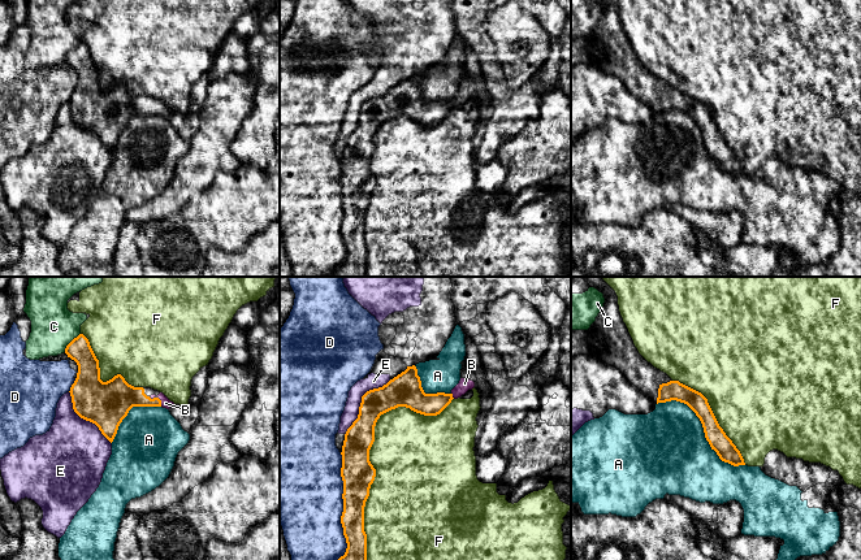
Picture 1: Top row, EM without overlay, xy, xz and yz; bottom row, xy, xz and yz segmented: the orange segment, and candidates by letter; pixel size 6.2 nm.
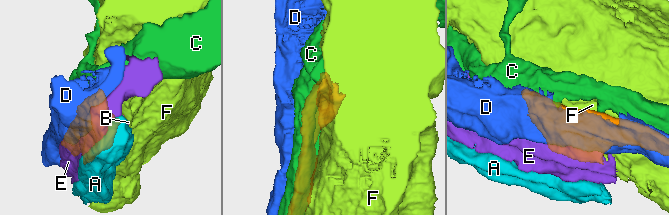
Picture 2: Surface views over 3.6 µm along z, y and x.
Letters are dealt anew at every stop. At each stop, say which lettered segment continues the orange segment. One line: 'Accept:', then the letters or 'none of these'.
Accept: B

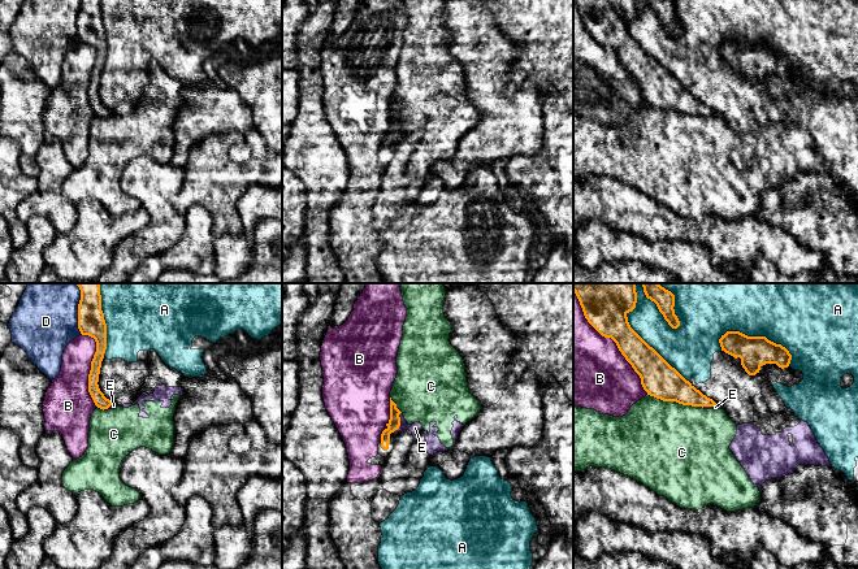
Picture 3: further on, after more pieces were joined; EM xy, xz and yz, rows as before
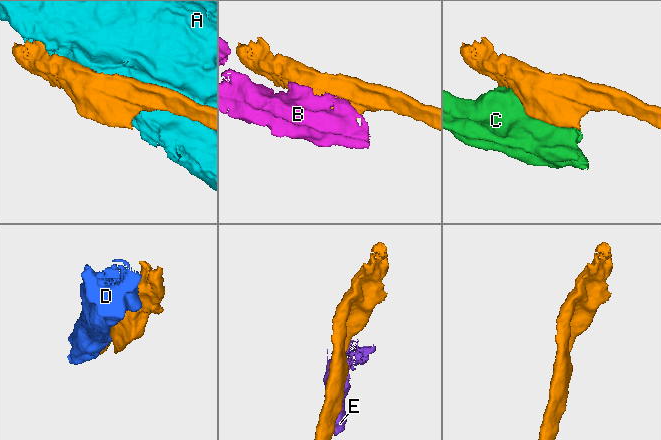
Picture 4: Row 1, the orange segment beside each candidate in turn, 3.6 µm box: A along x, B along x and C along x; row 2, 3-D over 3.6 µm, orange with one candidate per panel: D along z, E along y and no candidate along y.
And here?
Accept: none of these

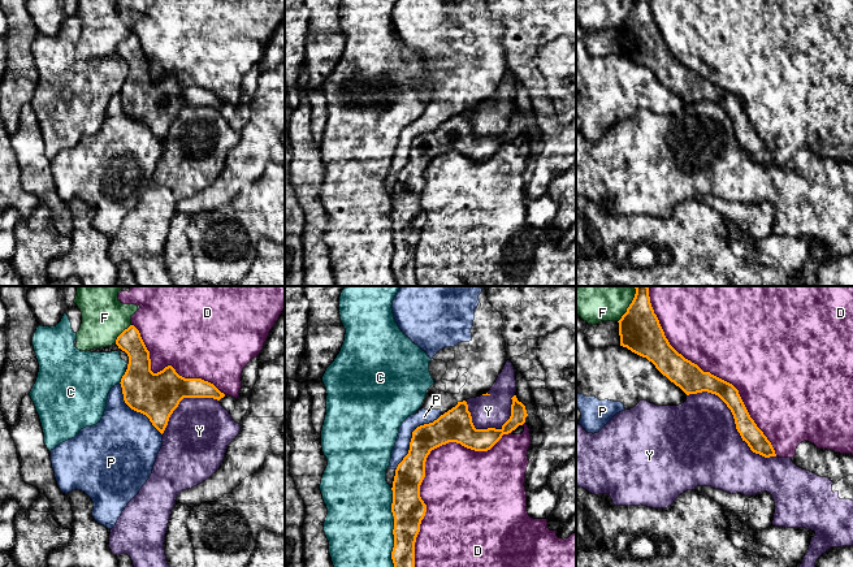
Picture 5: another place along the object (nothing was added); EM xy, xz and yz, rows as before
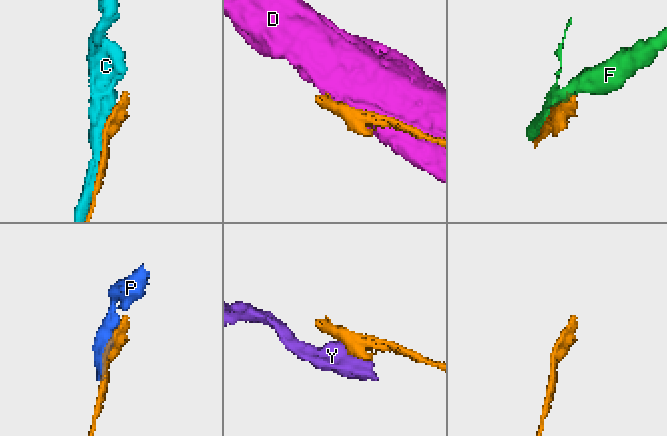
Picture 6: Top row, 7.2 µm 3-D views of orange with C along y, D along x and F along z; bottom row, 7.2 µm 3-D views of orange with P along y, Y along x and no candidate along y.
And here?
Accept: none of these

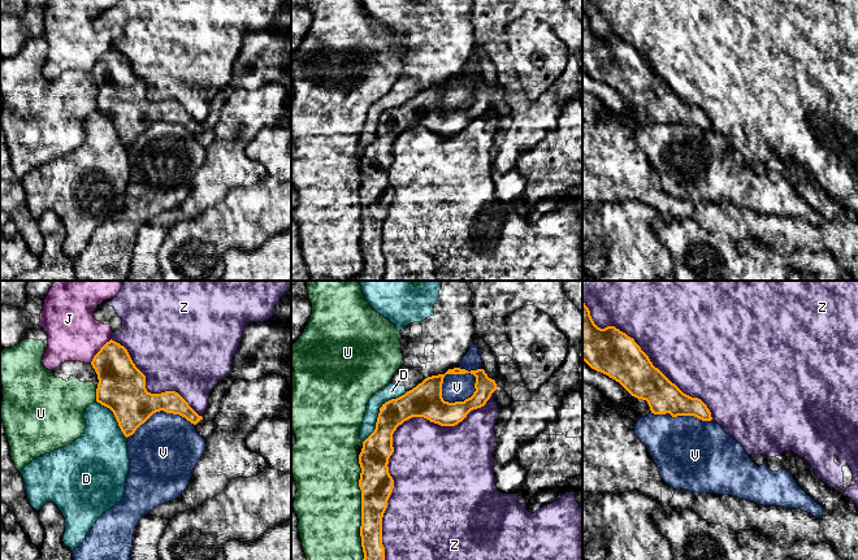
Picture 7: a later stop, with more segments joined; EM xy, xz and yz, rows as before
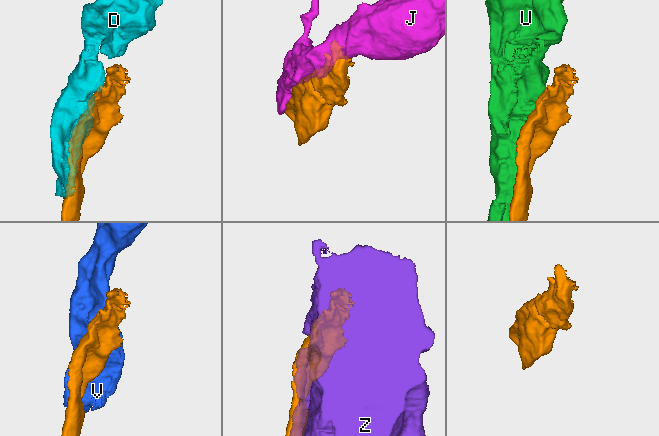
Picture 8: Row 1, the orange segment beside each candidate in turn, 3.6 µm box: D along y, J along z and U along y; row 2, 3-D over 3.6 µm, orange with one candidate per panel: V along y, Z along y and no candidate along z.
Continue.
Accept: none of these

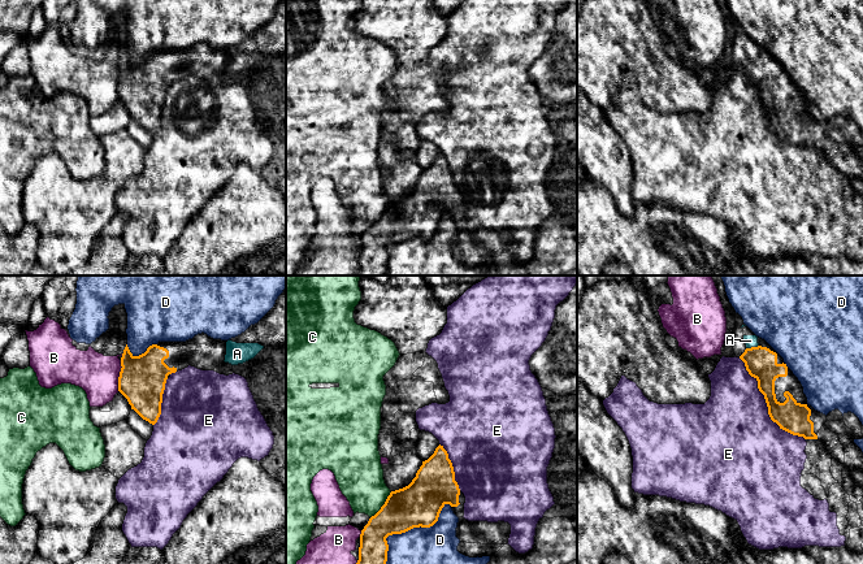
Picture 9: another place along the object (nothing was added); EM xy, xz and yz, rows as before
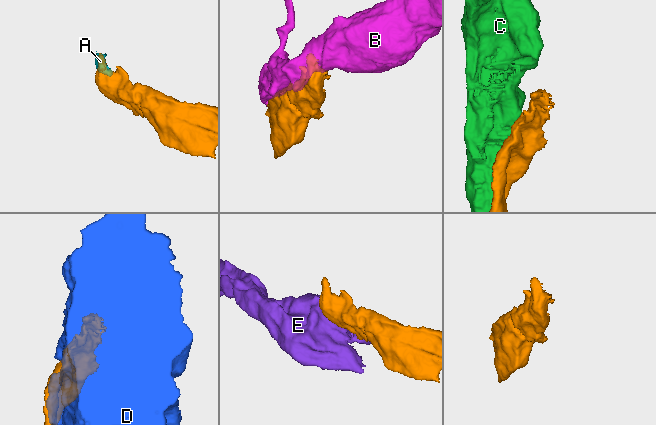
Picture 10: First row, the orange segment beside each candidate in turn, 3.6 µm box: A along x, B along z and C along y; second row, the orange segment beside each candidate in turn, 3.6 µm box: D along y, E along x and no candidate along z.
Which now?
Accept: A

